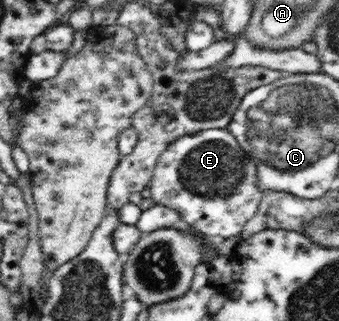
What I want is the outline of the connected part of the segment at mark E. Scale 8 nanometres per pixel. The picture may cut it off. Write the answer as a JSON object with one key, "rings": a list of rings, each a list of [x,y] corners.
{"rings":[[[212,128],[181,136],[177,141],[171,142],[158,157],[148,185],[151,189],[150,196],[155,205],[175,210],[189,227],[200,234],[213,238],[237,236],[257,214],[263,196],[263,192],[257,188],[257,166],[244,164],[245,158],[246,153],[240,149],[238,141],[228,129]]]}

